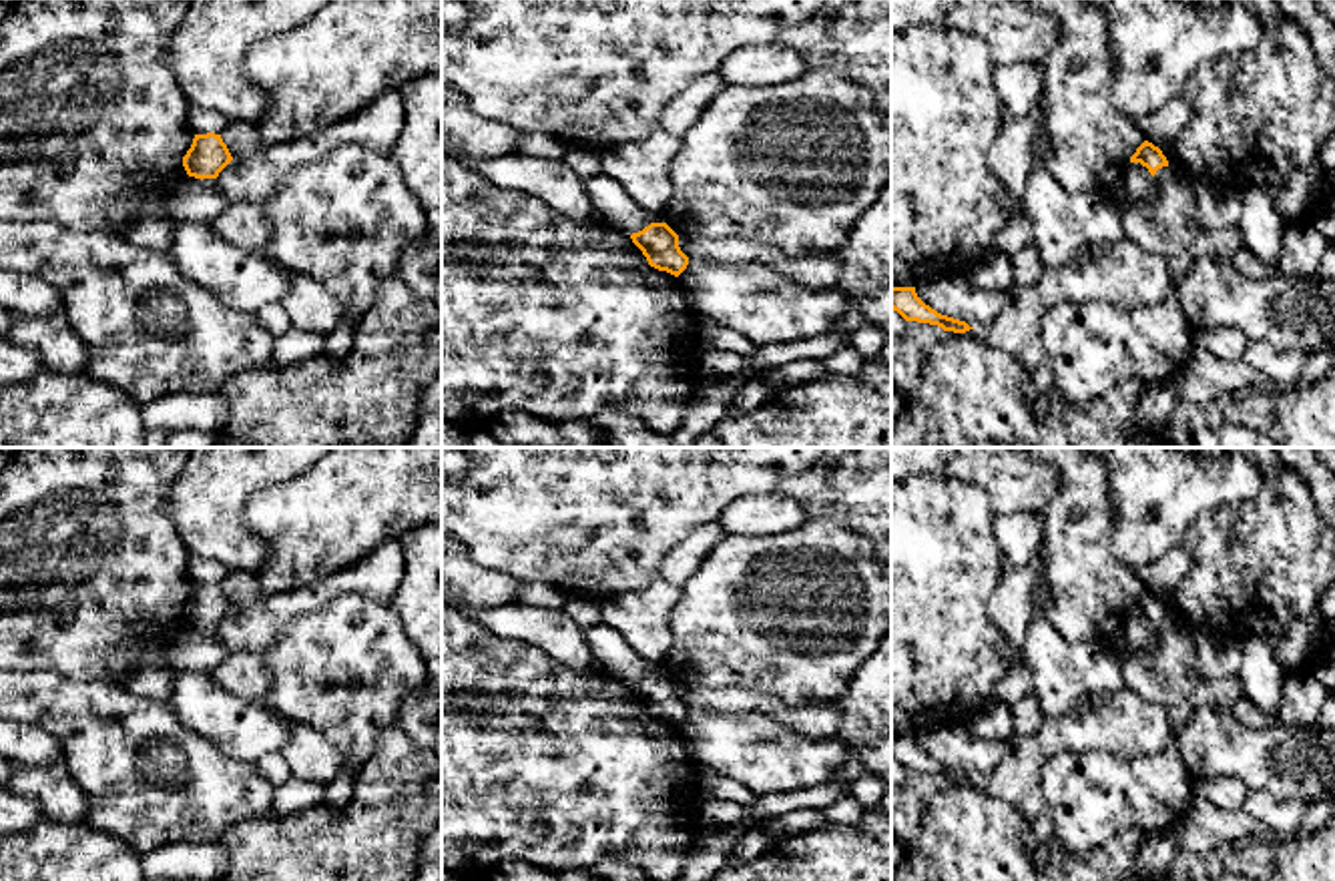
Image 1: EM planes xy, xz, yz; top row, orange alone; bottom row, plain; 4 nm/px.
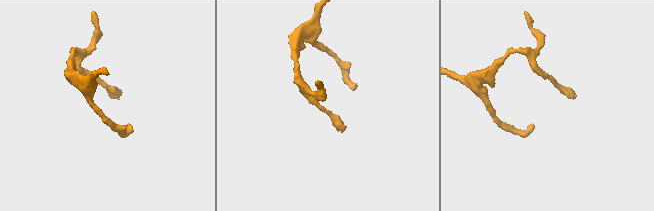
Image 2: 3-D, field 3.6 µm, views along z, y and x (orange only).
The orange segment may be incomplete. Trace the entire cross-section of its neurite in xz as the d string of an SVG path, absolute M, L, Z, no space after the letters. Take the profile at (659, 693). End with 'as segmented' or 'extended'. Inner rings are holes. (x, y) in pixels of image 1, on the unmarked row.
M650 672L630 684L632 692L642 700L648 714L679 726L689 706L679 696L679 684L666 672Z | as segmented

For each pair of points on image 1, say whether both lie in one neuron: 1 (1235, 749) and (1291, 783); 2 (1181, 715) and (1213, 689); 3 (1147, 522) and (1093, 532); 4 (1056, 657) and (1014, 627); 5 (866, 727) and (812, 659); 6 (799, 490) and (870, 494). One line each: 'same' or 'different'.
1: same
2: same
3: different
4: different
5: different
6: same

